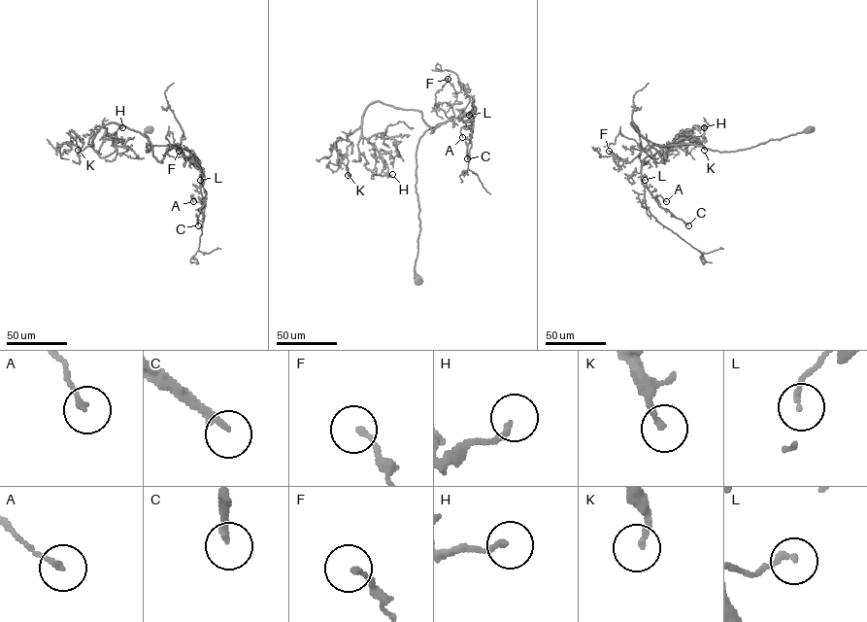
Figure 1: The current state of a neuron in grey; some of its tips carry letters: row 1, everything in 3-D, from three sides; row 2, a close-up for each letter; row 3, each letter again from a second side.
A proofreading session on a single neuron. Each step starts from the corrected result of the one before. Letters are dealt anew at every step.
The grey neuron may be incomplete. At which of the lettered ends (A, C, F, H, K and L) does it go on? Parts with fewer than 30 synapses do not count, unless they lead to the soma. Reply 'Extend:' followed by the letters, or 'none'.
Extend: C

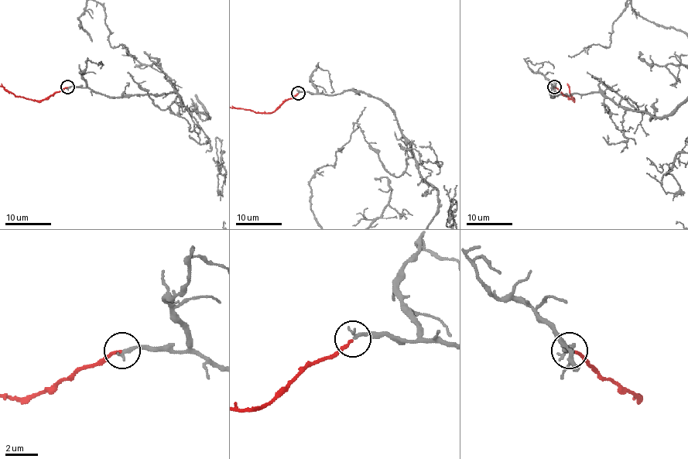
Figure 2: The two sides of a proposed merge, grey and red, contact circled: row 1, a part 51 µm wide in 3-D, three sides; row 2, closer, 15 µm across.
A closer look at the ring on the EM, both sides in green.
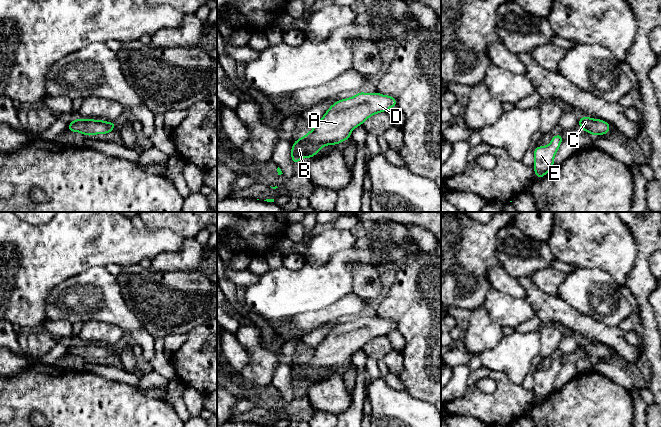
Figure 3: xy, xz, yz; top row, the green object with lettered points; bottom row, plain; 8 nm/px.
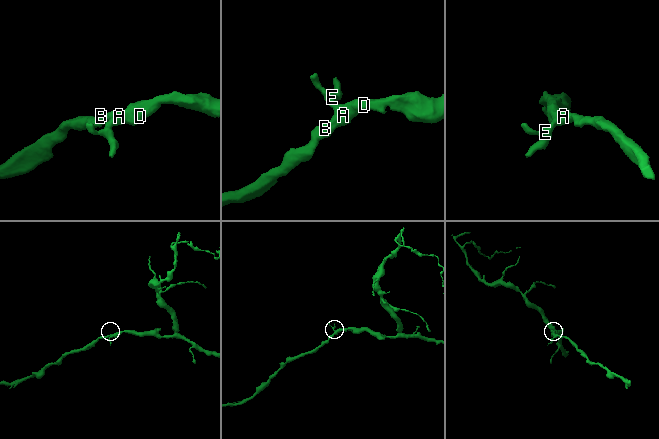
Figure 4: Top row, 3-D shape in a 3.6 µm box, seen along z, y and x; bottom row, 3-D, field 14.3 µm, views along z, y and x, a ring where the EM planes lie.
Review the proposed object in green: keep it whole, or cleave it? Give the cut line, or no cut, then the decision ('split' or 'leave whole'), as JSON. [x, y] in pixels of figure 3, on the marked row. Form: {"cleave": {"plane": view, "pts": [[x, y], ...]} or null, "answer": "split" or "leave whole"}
{"cleave": null, "answer": "leave whole"}

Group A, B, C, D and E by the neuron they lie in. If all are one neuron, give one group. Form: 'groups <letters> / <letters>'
groups A B C D E

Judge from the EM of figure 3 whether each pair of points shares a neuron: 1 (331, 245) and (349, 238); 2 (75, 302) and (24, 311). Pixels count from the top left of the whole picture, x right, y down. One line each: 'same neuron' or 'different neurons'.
1: same neuron
2: different neurons

